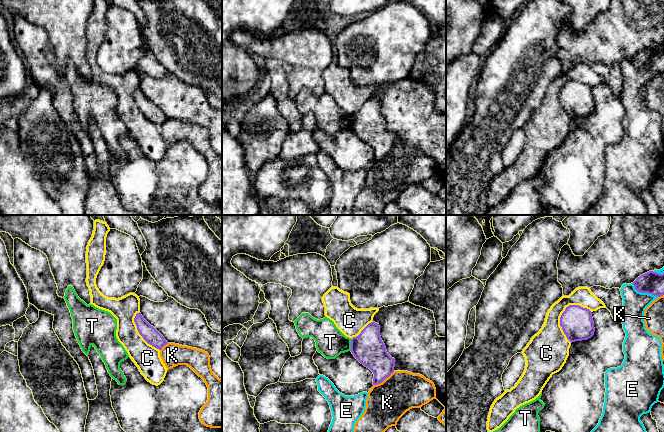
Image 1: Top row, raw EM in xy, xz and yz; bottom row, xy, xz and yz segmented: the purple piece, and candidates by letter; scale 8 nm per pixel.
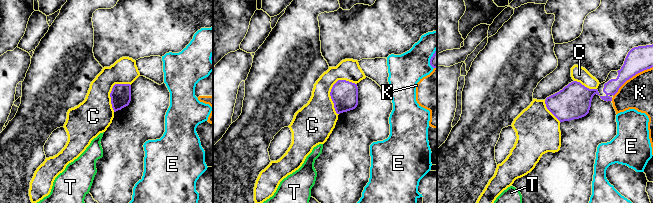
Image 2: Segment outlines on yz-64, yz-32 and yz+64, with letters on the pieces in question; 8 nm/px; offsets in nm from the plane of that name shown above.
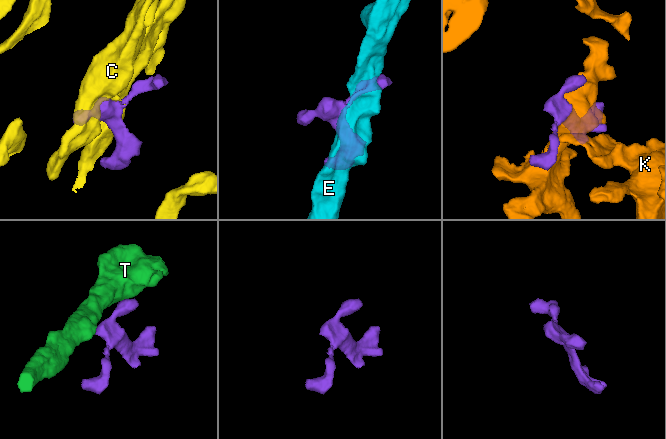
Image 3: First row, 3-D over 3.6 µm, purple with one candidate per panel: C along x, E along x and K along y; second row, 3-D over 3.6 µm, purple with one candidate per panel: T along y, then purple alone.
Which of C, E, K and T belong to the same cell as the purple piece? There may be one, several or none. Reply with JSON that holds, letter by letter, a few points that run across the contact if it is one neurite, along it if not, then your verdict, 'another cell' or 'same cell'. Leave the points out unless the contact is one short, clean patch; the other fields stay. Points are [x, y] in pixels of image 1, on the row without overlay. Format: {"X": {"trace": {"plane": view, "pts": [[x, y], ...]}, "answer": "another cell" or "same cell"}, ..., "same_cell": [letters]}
{"C": {"answer": "another cell"}, "E": {"answer": "another cell"}, "K": {"answer": "another cell"}, "T": {"trace": {"plane": "xz", "pts": [[351, 115], [351, 124], [349, 126]]}, "answer": "another cell"}, "same_cell": []}

